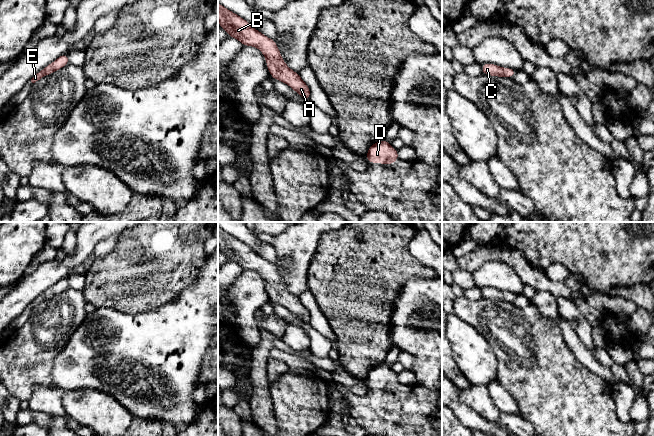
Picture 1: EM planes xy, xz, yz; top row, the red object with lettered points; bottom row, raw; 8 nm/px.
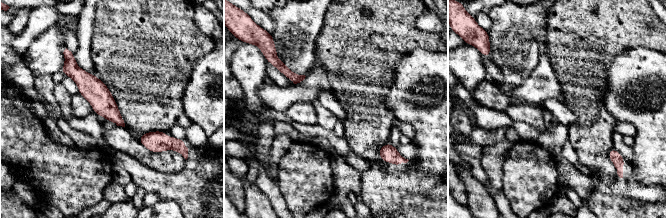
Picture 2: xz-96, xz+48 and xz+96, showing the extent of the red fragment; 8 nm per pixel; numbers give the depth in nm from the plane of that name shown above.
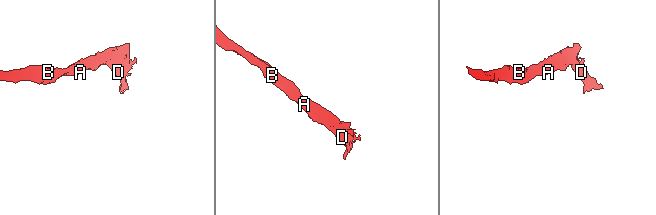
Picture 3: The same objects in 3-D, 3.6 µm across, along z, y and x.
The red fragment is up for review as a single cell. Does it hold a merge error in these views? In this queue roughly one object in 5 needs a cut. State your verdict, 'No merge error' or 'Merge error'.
No merge error

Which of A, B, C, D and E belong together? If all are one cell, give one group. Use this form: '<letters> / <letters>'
A B C D E

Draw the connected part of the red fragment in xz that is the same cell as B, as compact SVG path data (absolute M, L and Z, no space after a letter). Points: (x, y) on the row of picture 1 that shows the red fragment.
M219 2L218 22L220 27L228 32L229 37L239 40L243 46L253 46L262 52L266 59L267 69L273 79L284 82L303 99L310 101L310 88L301 79L299 73L286 65L274 39L262 34L245 19L225 8Z

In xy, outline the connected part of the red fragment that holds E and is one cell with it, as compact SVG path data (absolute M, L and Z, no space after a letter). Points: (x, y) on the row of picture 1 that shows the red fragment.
M67 53L62 54L59 56L55 61L53 61L51 64L44 67L42 70L40 70L32 79L31 82L35 83L36 81L40 80L41 78L51 75L55 71L65 67L69 64L69 57Z

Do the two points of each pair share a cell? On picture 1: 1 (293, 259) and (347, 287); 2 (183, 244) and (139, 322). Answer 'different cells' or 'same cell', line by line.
1: different cells
2: different cells

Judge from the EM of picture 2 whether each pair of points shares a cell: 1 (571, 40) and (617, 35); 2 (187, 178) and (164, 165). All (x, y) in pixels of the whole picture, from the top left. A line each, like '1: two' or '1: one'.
1: one
2: two

